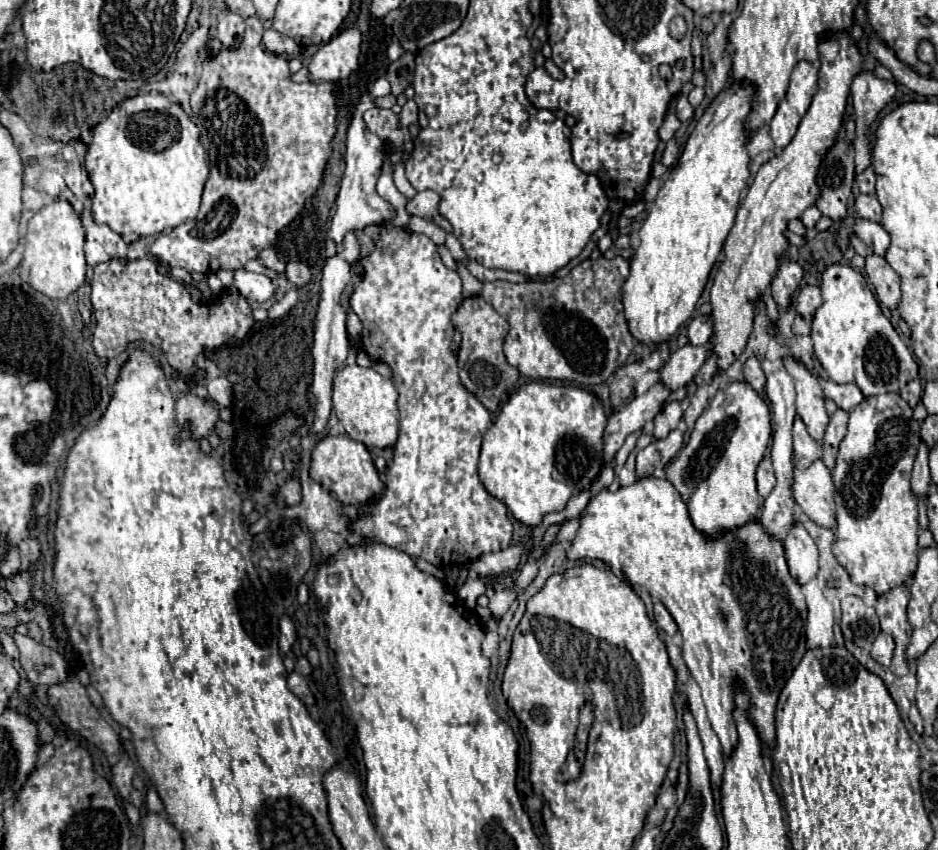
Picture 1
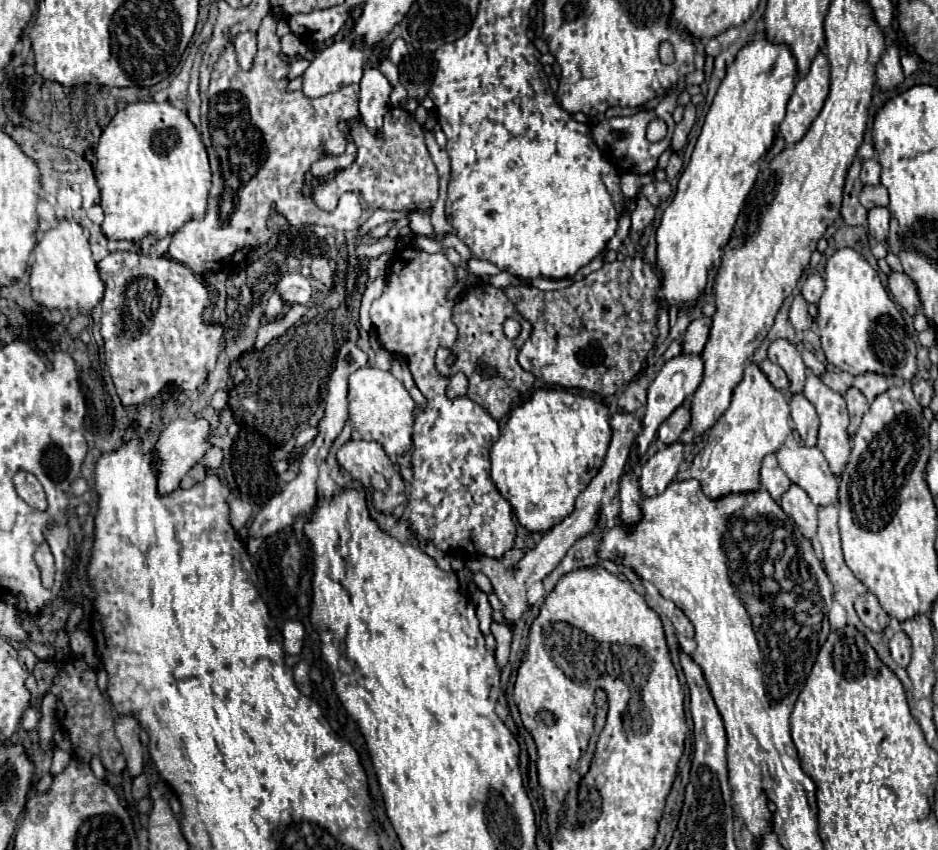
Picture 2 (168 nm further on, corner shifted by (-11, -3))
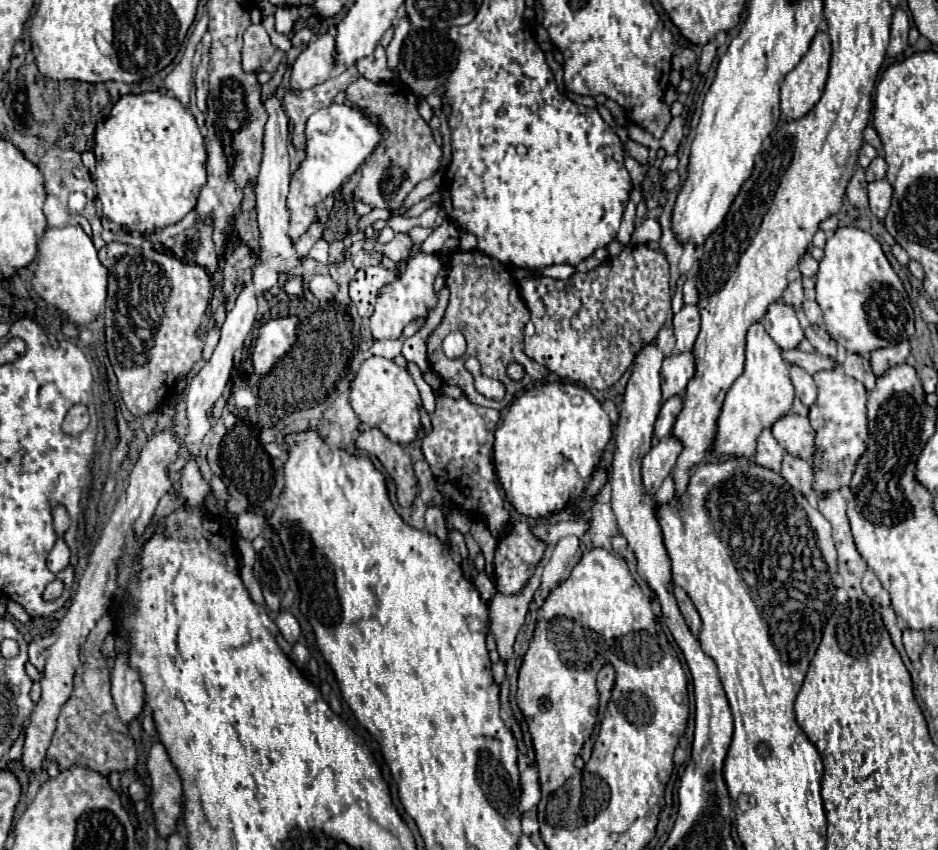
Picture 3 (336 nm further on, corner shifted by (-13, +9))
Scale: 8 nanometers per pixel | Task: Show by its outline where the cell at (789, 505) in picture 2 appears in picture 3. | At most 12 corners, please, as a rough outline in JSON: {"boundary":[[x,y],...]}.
{"boundary":[[786,453],[780,473],[804,497],[814,491],[810,463]]}

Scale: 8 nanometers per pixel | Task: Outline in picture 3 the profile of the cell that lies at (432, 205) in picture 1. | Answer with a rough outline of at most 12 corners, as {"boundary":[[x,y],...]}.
{"boundary":[[360,77],[346,99],[382,129],[356,197],[396,211],[442,149],[404,83]]}

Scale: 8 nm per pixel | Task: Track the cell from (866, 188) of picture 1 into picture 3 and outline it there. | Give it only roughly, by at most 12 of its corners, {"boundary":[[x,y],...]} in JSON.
{"boundary":[[862,145],[858,163],[866,169],[872,159],[878,157],[878,151],[868,145]]}

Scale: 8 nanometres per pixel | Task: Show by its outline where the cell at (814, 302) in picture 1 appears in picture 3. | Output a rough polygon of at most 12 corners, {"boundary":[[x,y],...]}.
{"boundary":[[806,253],[798,263],[802,277],[816,277],[818,261]]}

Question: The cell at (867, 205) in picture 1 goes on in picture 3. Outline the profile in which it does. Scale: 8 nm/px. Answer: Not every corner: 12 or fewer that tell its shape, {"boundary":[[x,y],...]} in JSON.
{"boundary":[[882,157],[870,163],[866,169],[866,181],[884,179],[886,161]]}

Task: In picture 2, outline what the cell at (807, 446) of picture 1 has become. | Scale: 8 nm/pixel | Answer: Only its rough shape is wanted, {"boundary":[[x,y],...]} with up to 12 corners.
{"boundary":[[802,393],[790,397],[794,427],[816,445],[818,415]]}

